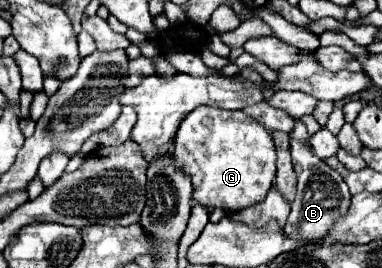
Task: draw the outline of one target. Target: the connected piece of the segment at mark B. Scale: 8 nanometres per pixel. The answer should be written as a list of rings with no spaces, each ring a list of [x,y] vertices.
[[[296,120],[296,128],[290,134],[290,150],[292,150],[294,170],[298,174],[298,192],[296,192],[296,200],[292,202],[288,224],[284,228],[284,236],[302,240],[302,242],[320,242],[332,230],[336,220],[342,214],[346,214],[346,210],[350,206],[350,192],[348,192],[346,182],[342,180],[342,176],[336,170],[332,170],[330,166],[326,166],[312,152],[312,148],[306,148],[302,144],[302,140],[306,140],[306,138],[310,138],[310,136],[304,130],[304,124],[300,124],[300,120]]]

